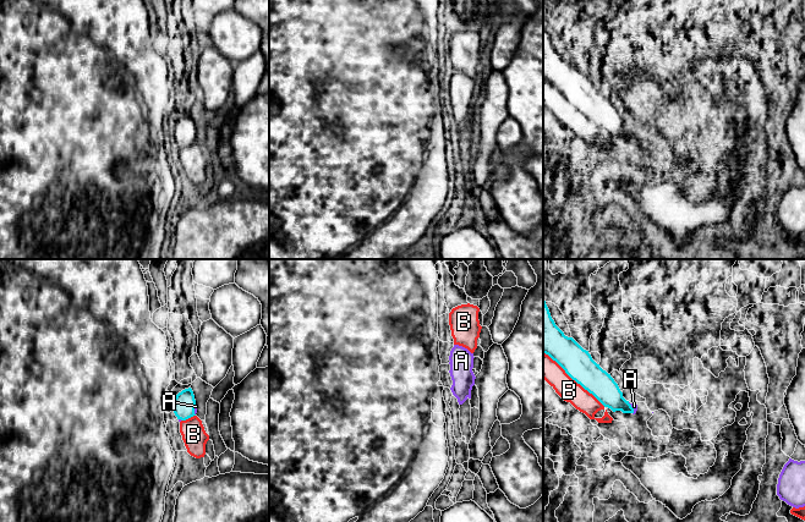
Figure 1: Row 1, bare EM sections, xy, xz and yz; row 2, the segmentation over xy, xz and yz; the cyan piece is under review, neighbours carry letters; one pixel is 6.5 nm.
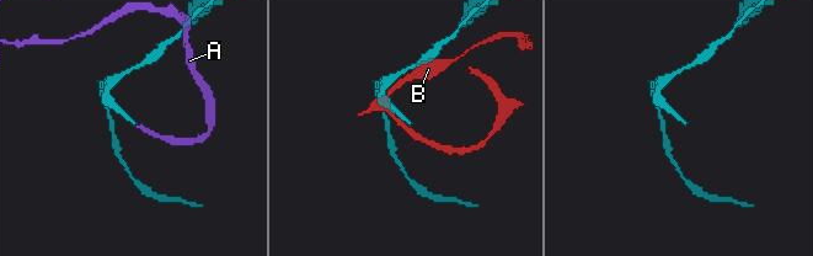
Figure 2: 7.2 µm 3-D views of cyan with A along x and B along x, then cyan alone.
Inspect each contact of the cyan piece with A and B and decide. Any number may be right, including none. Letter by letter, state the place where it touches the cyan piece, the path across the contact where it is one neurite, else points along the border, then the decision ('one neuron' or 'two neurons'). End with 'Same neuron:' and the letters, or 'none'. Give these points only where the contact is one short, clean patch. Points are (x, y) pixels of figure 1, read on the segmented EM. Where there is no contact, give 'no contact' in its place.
A: meets cyan in yz at (633, 408); one neuron
B: meets cyan in yz at (574, 379); two neurons
Same neuron: A

